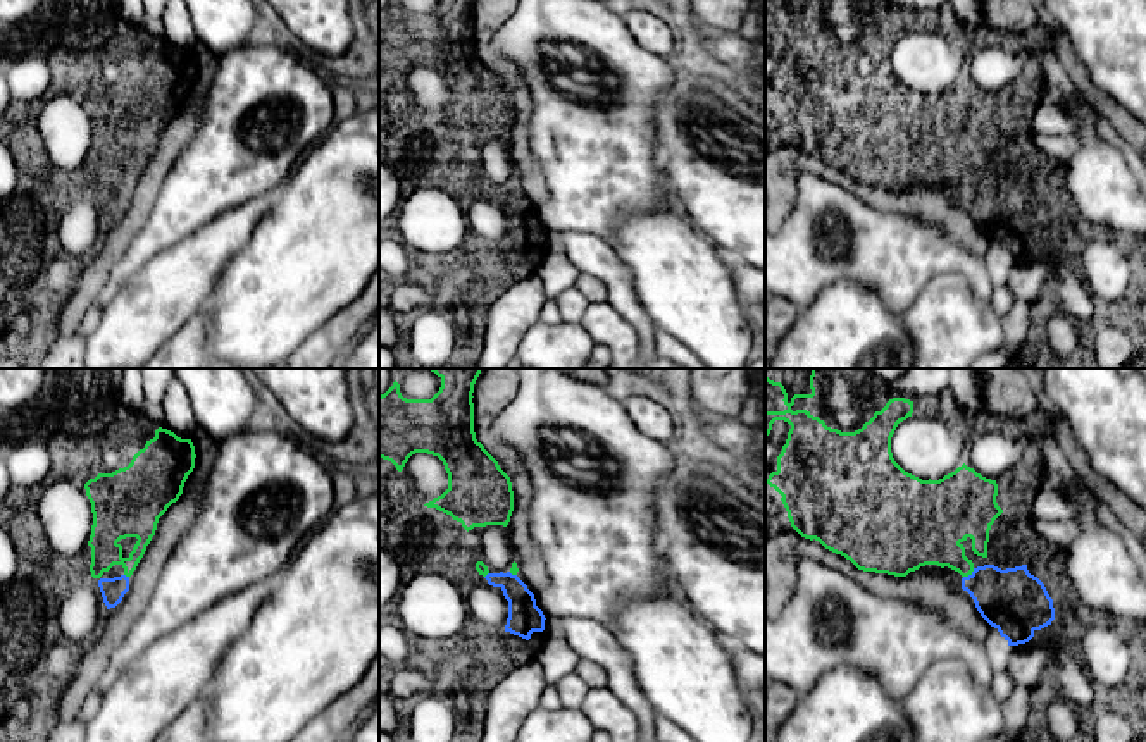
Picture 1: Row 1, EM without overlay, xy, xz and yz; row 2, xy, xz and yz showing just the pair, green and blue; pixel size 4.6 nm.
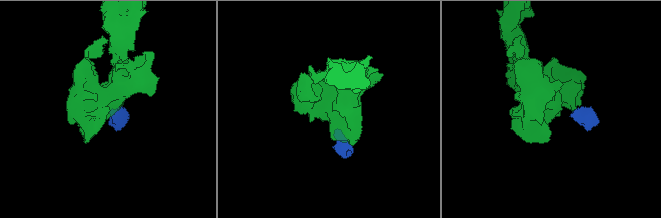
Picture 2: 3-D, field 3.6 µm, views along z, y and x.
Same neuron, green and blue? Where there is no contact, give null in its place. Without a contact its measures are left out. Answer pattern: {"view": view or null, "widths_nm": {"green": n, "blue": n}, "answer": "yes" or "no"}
{"view": "yz", "widths_nm": {"green": 280, "blue": 300}, "answer": "yes"}

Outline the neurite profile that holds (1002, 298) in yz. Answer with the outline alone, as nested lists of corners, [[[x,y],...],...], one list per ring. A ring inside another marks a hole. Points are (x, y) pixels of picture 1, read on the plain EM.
[[[1000,277],[994,284],[991,296],[989,296],[989,301],[991,301],[994,313],[1000,318],[1003,318],[1006,315],[1006,312],[1012,308],[1012,305],[1015,303],[1012,291]]]

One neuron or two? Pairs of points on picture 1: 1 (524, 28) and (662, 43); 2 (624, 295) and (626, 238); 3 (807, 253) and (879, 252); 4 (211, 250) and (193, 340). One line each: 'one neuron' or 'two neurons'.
1: two neurons
2: two neurons
3: one neuron
4: two neurons

